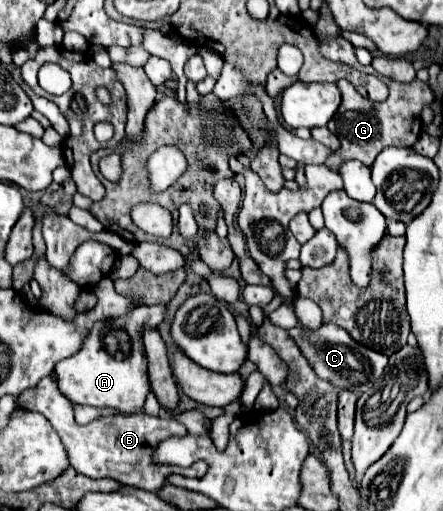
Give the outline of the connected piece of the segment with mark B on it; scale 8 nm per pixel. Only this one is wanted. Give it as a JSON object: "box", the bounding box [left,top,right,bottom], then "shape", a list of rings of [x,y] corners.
{"box":[18,376,208,492],"shape":[[[50,376],[42,378],[36,388],[30,388],[22,396],[18,396],[18,404],[24,406],[26,410],[36,410],[46,416],[46,420],[52,424],[52,428],[62,438],[66,452],[70,456],[72,468],[76,468],[78,472],[82,472],[90,478],[112,478],[124,486],[158,492],[158,488],[162,488],[166,484],[170,474],[182,474],[188,478],[202,478],[202,474],[206,474],[208,464],[204,460],[198,460],[188,468],[156,464],[152,460],[154,448],[158,448],[158,444],[162,440],[166,440],[170,436],[188,434],[184,424],[180,424],[174,418],[160,418],[160,416],[154,418],[154,416],[148,416],[146,412],[140,412],[140,414],[132,414],[132,416],[100,416],[92,424],[80,426],[74,420],[72,402],[66,400],[66,396],[62,396],[58,392],[58,386],[54,384],[54,380]]]}

